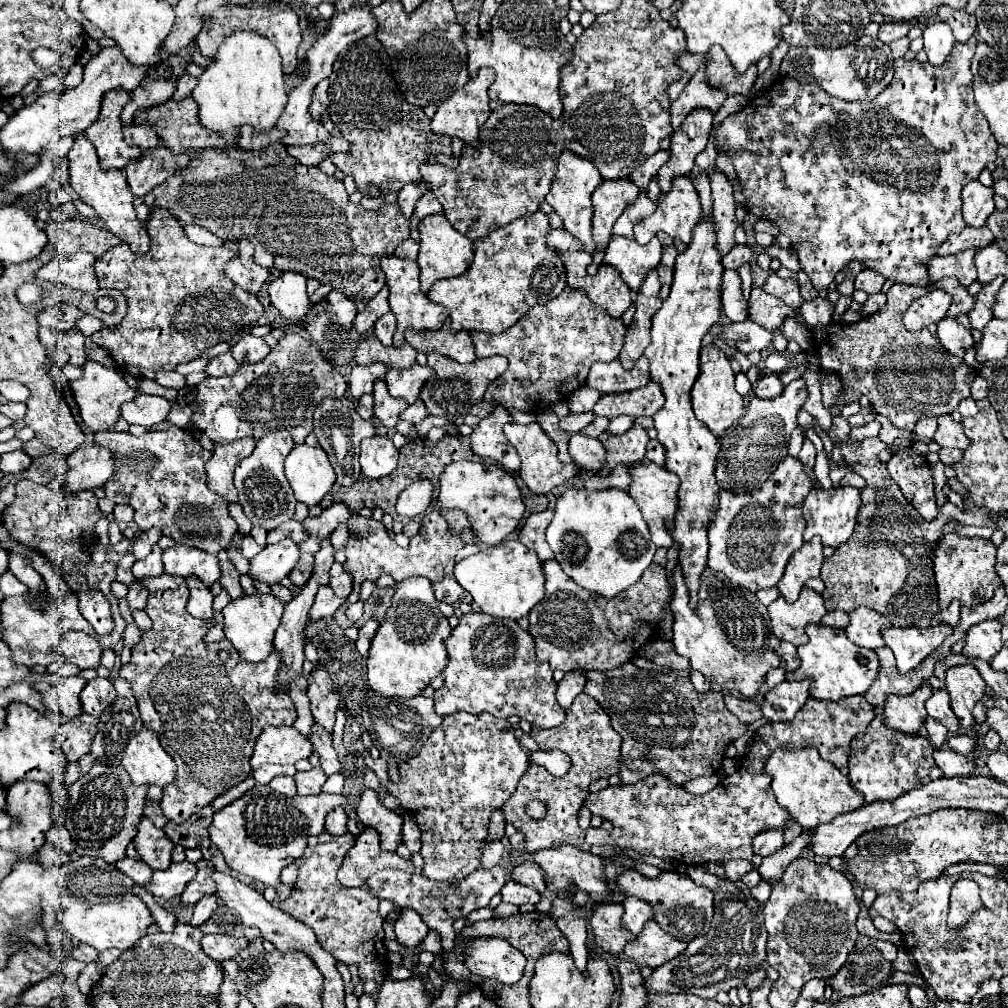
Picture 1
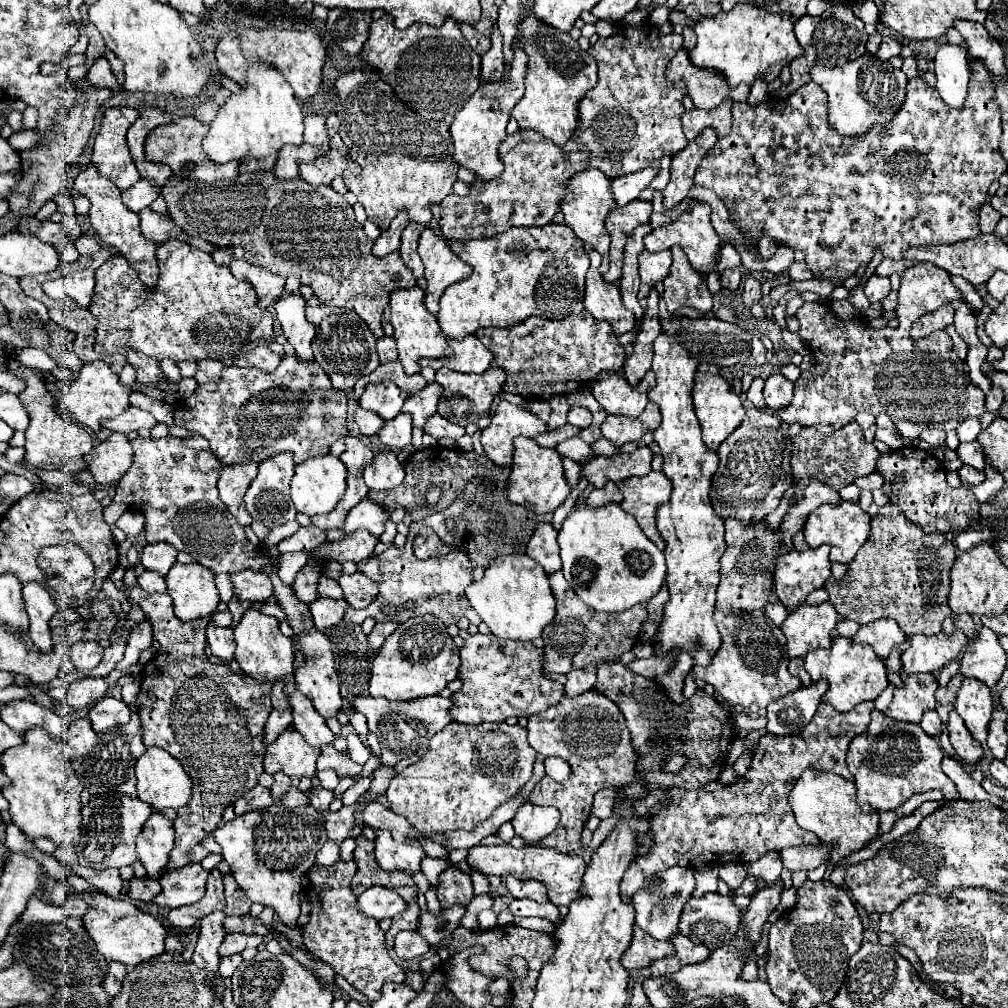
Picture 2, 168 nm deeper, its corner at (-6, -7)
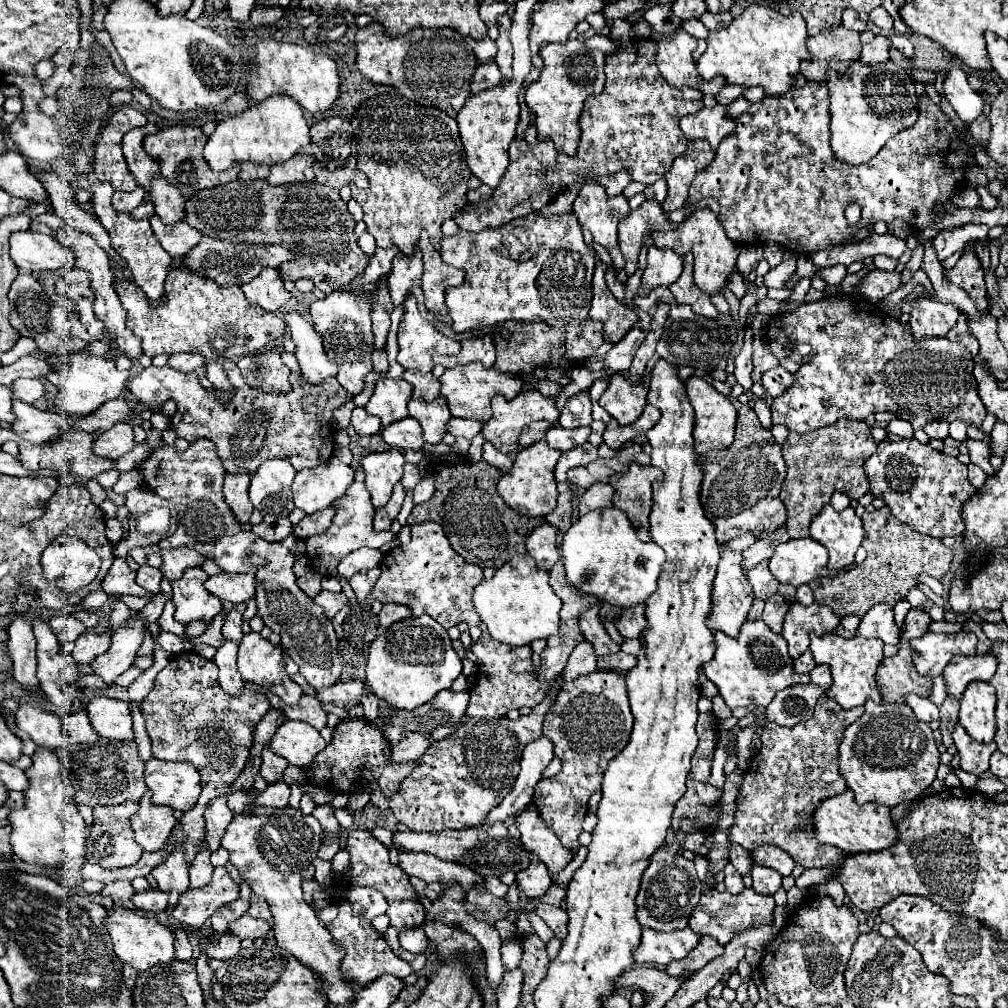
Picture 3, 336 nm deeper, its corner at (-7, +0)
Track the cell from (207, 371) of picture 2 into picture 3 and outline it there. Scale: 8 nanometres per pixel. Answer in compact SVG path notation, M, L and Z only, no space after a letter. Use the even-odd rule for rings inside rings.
M181 353L181 355L171 355L171 359L169 359L169 367L183 371L183 373L191 373L203 365L205 365L205 359L199 353L193 353L193 355Z

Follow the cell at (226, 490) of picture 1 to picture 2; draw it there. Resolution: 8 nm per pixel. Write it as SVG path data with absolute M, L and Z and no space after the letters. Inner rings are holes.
M240 464L240 466L224 466L220 480L218 480L218 490L220 490L220 500L228 506L232 516L238 520L240 526L248 526L252 522L250 514L244 508L244 494L250 486L250 480L256 478L258 464Z

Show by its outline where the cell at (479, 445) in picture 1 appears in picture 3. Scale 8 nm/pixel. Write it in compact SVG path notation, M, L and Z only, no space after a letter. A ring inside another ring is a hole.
M523 389L511 401L507 401L505 397L495 397L495 401L491 401L491 409L493 409L493 417L483 423L483 435L489 443L493 443L501 453L505 453L509 457L515 457L519 435L529 423L533 423L533 421L555 423L559 419L559 411L555 409L555 401L541 395L539 391L533 391L533 389Z

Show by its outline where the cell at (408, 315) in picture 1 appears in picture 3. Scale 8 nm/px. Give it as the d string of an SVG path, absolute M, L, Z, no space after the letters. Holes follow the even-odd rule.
M407 297L403 301L403 319L397 331L399 355L397 361L405 369L417 369L421 373L429 373L433 369L433 355L457 355L459 343L455 339L447 339L441 335L431 321L427 321L415 303L415 297Z

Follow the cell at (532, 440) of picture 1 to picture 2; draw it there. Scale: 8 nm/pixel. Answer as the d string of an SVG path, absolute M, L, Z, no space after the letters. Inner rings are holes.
M514 438L514 462L506 486L506 496L510 502L520 504L536 514L554 512L570 494L570 486L564 480L564 468L560 454L554 448L540 448L532 438Z

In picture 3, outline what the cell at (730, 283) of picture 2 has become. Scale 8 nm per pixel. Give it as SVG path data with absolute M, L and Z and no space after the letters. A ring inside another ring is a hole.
M735 271L729 279L727 279L727 289L731 289L739 299L747 293L747 287L745 287L745 279L739 271Z

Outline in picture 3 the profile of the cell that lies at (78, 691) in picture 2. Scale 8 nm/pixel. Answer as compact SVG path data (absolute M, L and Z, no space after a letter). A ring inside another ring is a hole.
M133 613L123 625L113 629L113 641L109 651L89 663L93 675L101 677L107 685L111 685L123 671L127 671L133 665L137 649L143 641L145 627L147 625L139 621L137 613Z

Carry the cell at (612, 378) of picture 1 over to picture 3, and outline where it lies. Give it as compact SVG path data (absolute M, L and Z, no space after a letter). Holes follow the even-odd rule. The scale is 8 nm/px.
M615 373L609 381L609 387L599 397L599 405L621 425L635 423L637 417L643 413L647 401L647 387L643 383L629 385L629 381Z

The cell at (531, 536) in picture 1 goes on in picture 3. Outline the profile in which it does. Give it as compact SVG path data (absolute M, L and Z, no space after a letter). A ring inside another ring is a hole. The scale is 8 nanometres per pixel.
M539 525L533 529L533 533L527 537L527 551L535 559L539 569L551 571L551 567L559 561L559 549L555 545L557 529L553 525Z

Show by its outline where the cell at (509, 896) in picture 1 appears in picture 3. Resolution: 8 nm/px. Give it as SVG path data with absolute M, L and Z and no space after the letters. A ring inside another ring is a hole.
M539 903L535 905L535 913L553 929L555 937L563 939L567 935L567 913L563 907L553 907L553 905L545 905L545 903Z

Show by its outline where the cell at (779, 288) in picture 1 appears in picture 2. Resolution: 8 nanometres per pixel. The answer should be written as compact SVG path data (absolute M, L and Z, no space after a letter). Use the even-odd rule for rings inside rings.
M916 264L908 268L901 278L895 309L899 321L896 328L876 330L862 320L836 320L834 312L826 304L804 304L796 312L796 318L800 322L798 334L812 350L814 364L800 374L800 378L794 384L794 398L786 408L778 410L778 418L786 424L798 422L804 428L812 426L822 434L830 434L834 430L840 430L844 424L852 422L858 412L870 412L874 416L886 412L904 438L918 438L924 426L942 428L944 432L948 432L954 430L966 418L980 418L986 412L984 396L982 392L978 392L978 388L974 388L974 384L970 384L970 376L966 376L966 362L960 360L954 352L952 338L944 330L933 332L922 340L912 340L909 334L918 318L954 300L962 300L962 292L954 288L946 270L934 264Z

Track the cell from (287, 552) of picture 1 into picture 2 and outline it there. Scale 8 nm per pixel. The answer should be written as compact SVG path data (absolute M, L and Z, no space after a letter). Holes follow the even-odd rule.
M240 572L230 576L232 592L238 600L250 600L250 602L262 602L272 596L272 582L268 580L266 572Z

